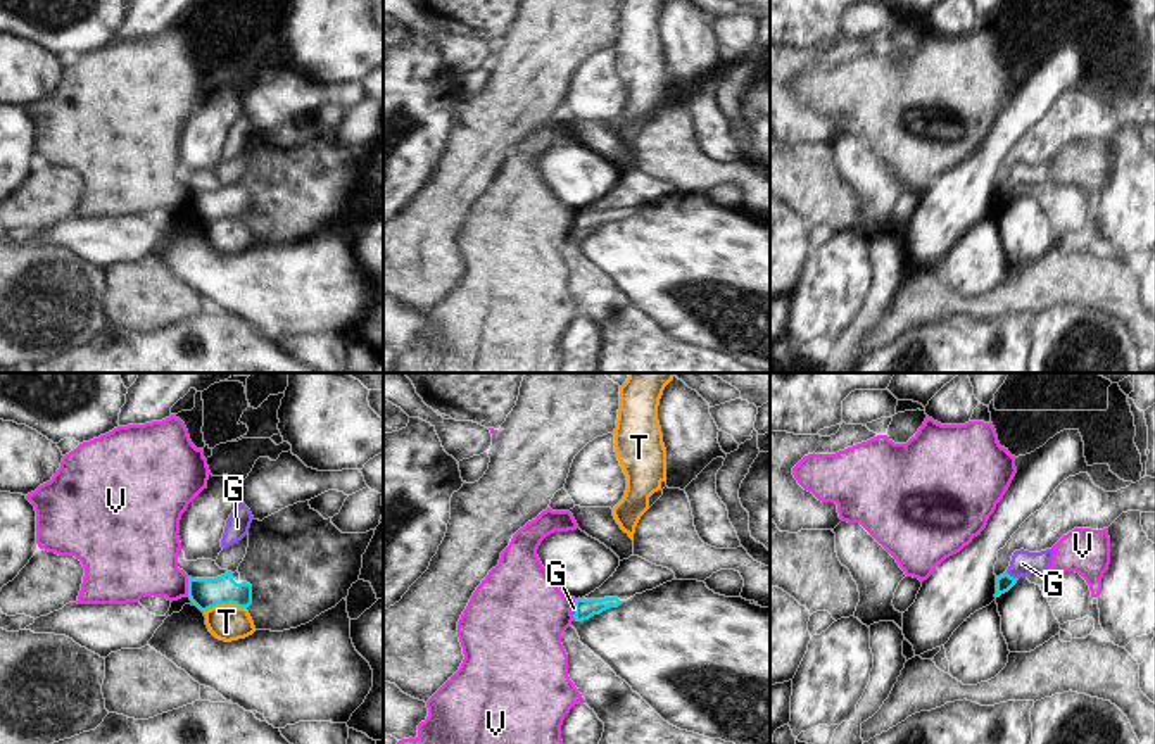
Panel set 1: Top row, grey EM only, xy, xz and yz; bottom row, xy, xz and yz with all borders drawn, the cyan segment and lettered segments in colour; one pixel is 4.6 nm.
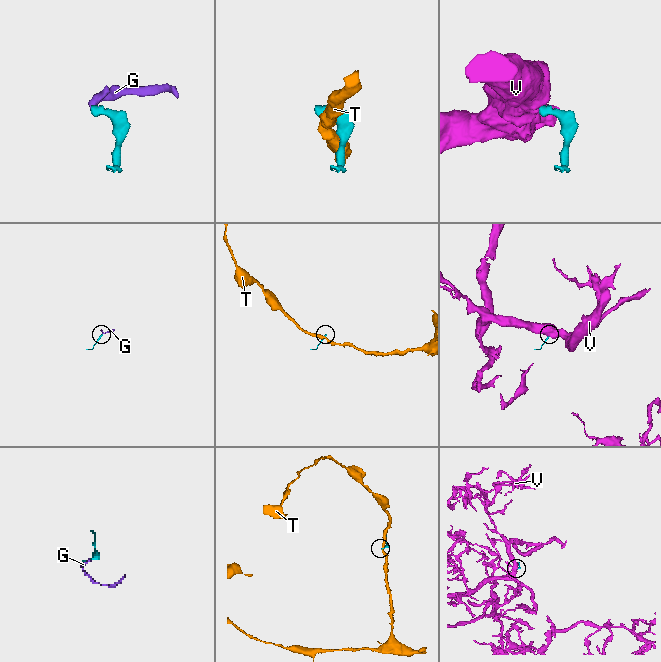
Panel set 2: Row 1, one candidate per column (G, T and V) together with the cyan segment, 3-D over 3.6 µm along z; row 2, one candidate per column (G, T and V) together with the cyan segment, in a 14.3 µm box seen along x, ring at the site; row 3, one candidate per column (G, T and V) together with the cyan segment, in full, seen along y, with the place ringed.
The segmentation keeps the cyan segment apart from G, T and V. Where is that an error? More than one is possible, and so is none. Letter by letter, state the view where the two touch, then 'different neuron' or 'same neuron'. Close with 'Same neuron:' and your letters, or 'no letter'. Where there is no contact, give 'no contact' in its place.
G: contact in yz; same neuron
T: contact in xy; different neuron
V: contact in xy; different neuron
Same neuron: G

